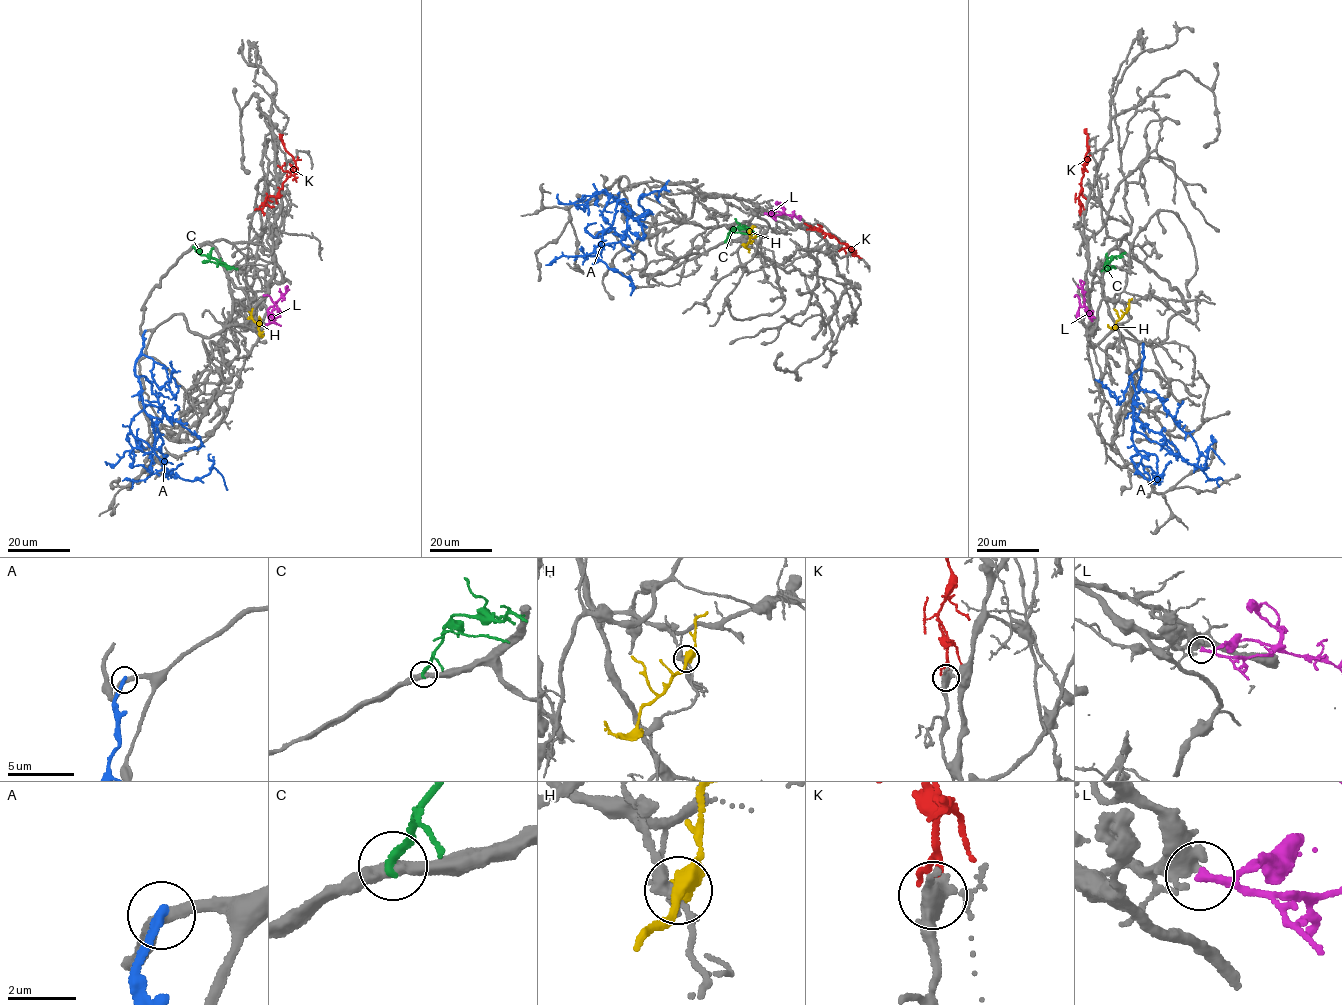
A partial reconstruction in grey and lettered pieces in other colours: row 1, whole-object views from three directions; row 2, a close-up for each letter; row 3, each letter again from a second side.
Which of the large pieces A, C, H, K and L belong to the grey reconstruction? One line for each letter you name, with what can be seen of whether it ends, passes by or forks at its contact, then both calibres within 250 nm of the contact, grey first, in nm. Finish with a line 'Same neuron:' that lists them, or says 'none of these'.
Same neuron: none of these

